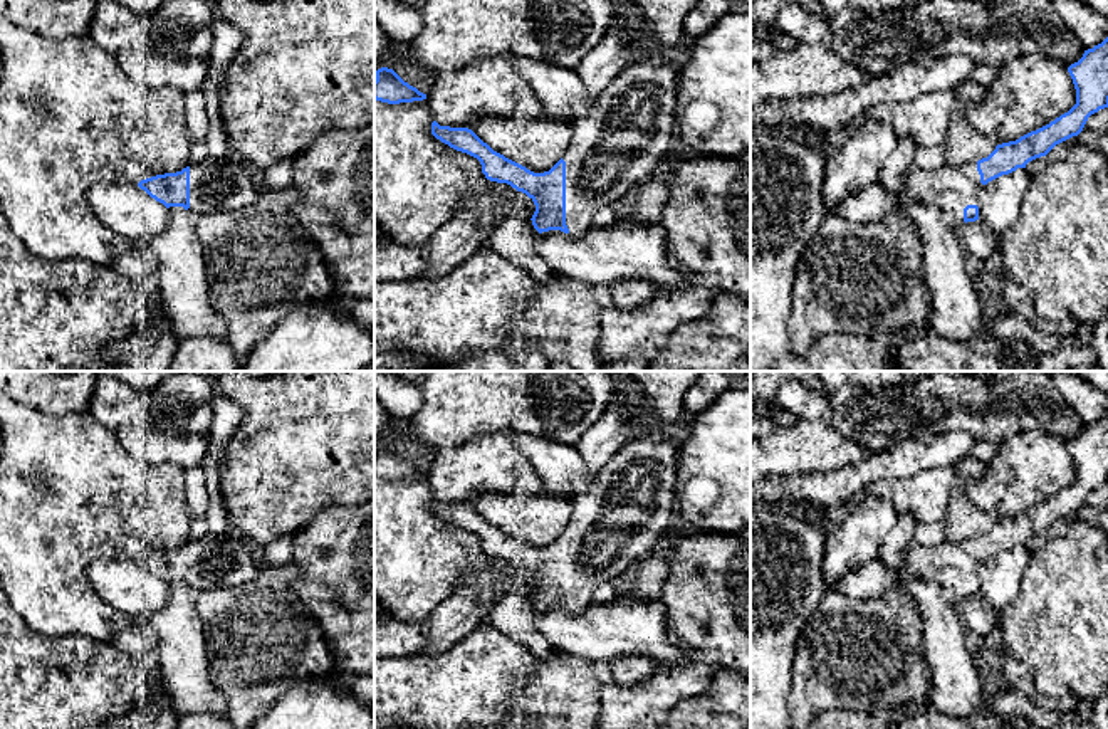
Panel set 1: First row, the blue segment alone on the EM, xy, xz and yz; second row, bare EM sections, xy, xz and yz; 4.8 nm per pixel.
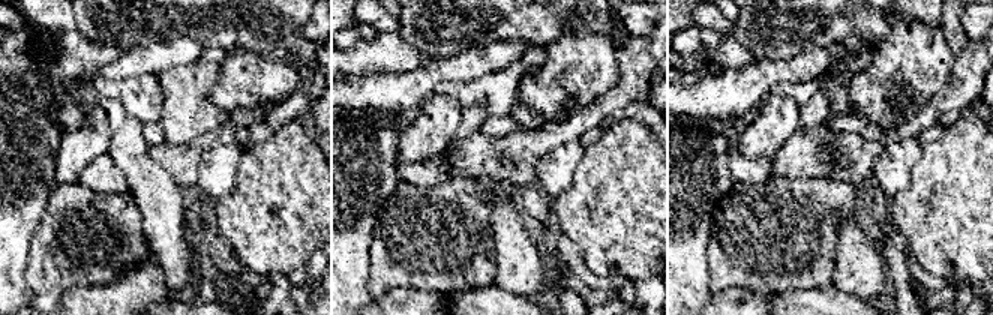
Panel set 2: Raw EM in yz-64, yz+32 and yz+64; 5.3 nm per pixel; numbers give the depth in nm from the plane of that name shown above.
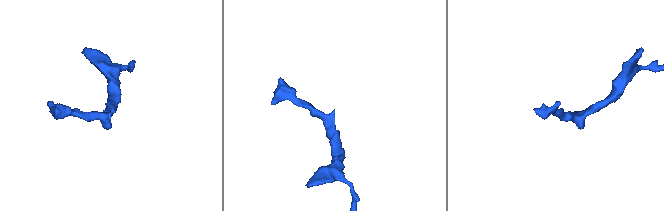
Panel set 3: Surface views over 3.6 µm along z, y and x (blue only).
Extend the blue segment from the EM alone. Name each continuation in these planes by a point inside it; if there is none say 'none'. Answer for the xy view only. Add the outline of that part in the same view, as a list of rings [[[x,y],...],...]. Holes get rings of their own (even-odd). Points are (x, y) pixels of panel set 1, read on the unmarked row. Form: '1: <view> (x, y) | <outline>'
1: xy (229, 560) | [[[233,527],[217,536],[208,532],[190,543],[190,588],[195,593],[210,588],[238,586],[253,580],[265,566],[262,549]]]

